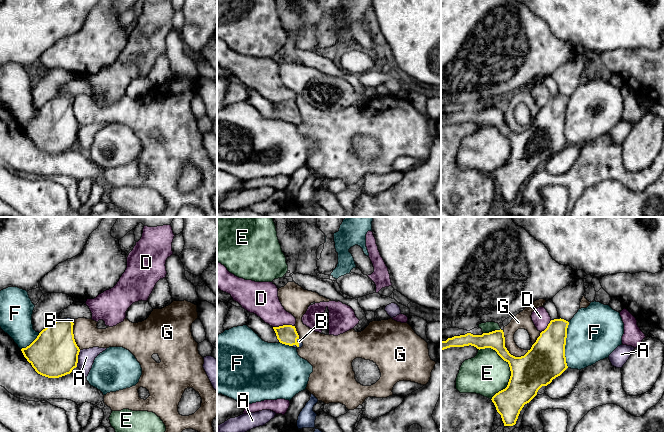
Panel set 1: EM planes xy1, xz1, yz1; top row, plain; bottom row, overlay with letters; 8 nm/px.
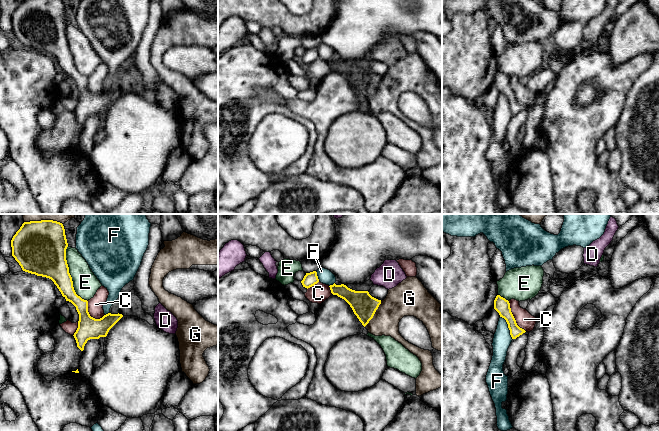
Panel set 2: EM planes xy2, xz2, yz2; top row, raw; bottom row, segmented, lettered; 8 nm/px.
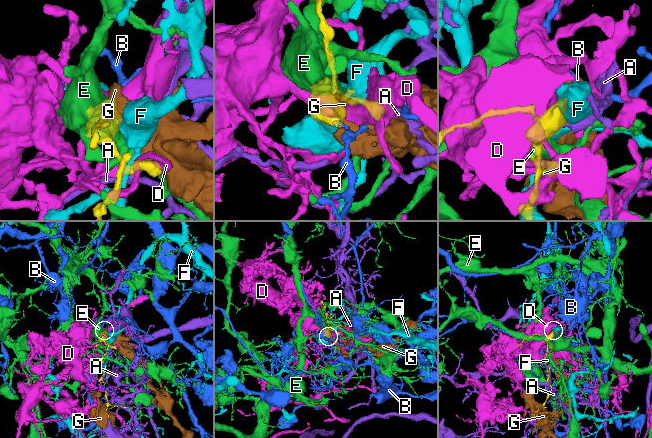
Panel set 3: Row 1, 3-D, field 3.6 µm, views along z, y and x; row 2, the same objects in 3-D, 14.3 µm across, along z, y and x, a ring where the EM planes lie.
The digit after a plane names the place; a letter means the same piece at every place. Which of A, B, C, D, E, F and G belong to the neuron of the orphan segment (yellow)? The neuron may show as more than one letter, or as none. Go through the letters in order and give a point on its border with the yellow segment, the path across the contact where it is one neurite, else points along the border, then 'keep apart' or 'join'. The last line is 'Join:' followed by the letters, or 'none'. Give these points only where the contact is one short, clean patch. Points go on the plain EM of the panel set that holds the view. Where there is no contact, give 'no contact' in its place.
A: meets yellow in xy1 at (77, 134); border along xy1 (80, 126), (76, 142); keep apart
B: meets yellow in xz1 at (298, 121); runs through xz1 (286, 110), (298, 121), (299, 117); join
C: meets yellow in yz2 at (513, 93); keep apart
D: meets yellow in xz1 at (283, 101); keep apart
E: meets yellow in yz1 at (510, 144); keep apart
F: meets yellow in yz1 at (565, 120); keep apart
G: meets yellow in yz1 at (508, 127); keep apart
Join: B

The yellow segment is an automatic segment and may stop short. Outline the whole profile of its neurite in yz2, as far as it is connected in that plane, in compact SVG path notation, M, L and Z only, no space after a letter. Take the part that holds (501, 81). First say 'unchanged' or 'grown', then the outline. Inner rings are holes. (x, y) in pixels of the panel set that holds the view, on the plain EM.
unchanged; M497 71L494 76L494 85L499 89L500 93L504 94L508 100L512 115L516 115L526 107L520 104L511 88L510 79L505 74Z

